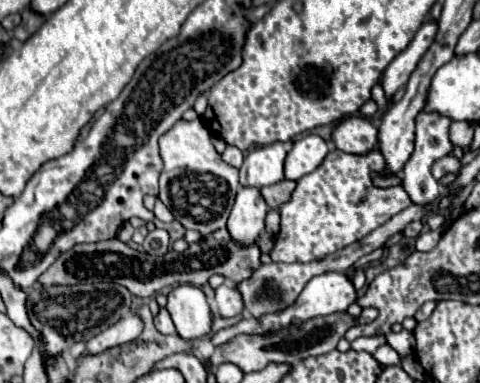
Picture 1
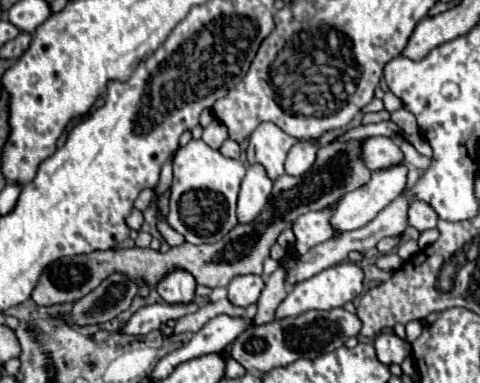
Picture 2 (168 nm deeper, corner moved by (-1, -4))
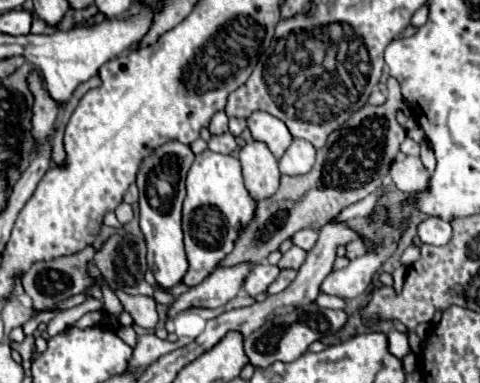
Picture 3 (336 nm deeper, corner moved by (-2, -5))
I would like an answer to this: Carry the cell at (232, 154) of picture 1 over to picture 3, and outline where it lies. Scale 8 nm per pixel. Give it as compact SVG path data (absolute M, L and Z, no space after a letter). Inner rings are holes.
M224 132L220 136L212 136L208 142L208 148L212 152L220 152L220 154L230 154L232 150L236 150L236 138L230 132Z

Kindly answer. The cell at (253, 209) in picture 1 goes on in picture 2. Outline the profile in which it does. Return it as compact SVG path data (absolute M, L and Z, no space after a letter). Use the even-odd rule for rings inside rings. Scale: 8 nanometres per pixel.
M247 165L247 175L241 181L241 191L237 201L239 223L251 223L261 215L269 199L271 187L273 183L261 165Z

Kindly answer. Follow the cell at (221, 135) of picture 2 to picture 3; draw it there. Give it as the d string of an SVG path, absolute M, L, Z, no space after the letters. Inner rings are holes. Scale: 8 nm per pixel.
M226 112L214 114L208 130L210 130L210 134L224 134L224 132L228 132L228 116L226 116Z

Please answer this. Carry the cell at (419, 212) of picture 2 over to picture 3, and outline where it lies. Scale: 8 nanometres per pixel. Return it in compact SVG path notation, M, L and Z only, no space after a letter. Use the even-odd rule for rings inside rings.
M428 218L426 222L420 224L418 236L424 244L444 246L452 240L452 226L450 226L450 222L440 220L440 218Z

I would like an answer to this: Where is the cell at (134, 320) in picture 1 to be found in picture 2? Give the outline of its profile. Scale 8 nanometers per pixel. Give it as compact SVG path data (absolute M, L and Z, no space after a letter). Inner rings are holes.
M169 303L145 305L137 313L131 315L131 319L119 329L119 333L123 333L123 335L147 335L149 331L159 329L161 323L167 323L169 319L179 319L179 317L193 313L193 311L197 311L197 303L189 303L189 305L169 305Z

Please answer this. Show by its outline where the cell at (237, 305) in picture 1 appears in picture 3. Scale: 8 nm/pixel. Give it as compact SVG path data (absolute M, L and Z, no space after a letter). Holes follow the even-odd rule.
M268 262L256 264L256 266L250 270L250 274L248 274L246 282L244 282L244 290L246 290L250 296L256 296L256 294L260 294L260 292L266 292L266 288L278 278L278 274L280 274L280 268L278 268L278 266L272 266L272 264L268 264Z

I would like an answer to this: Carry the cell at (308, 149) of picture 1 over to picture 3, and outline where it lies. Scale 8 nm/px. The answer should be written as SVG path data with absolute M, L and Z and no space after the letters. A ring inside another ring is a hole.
M294 138L284 156L280 158L280 172L282 174L306 174L314 166L316 150L310 142Z

